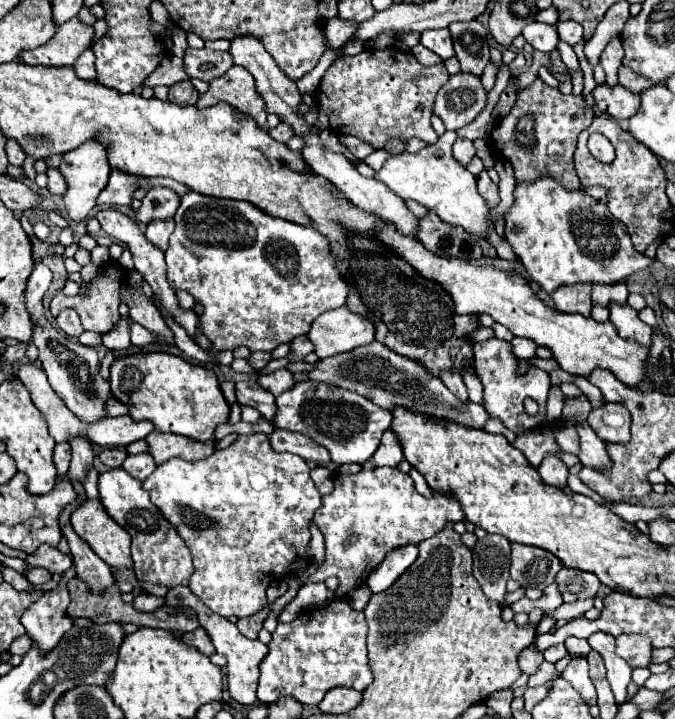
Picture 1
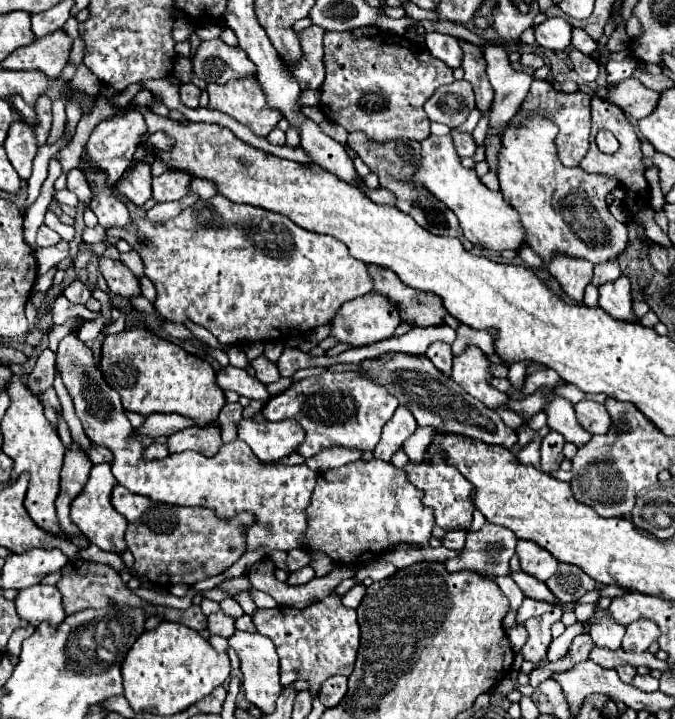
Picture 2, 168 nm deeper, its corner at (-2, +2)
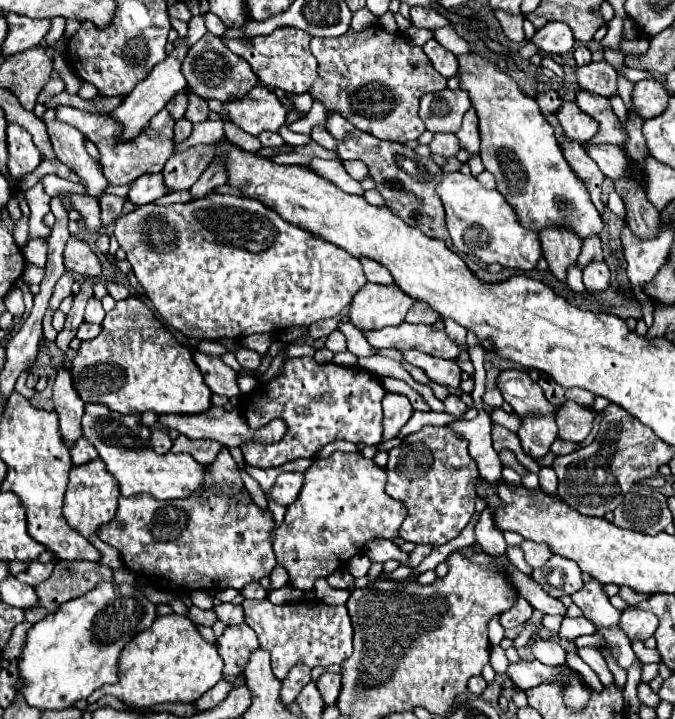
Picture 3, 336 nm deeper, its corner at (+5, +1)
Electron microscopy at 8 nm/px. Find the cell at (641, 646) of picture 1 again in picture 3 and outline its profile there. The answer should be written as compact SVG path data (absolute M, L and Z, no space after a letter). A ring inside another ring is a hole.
M627 608L621 612L619 626L627 632L629 640L647 640L657 630L657 616L643 608Z

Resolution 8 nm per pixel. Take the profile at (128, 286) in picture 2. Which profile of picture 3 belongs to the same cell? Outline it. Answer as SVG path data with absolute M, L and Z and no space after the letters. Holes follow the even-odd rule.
M73 236L65 244L63 264L67 270L77 272L77 274L95 276L95 278L101 276L101 264L99 264L97 256L93 254L93 250L89 248L89 244L85 240L79 240Z

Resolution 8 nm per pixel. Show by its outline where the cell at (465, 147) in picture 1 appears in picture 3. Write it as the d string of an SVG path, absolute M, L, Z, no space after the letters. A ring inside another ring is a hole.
M435 134L433 140L429 142L429 150L431 154L439 154L439 156L455 156L459 152L457 146L457 136L455 134Z

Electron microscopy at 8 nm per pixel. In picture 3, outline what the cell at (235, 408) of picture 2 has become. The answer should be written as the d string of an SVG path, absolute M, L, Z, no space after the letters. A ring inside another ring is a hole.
M221 448L217 458L207 466L209 474L195 496L183 500L161 502L153 496L131 496L119 498L119 508L115 520L99 526L99 538L117 548L123 564L133 572L143 572L151 578L163 578L173 592L181 590L223 590L235 588L241 590L245 584L253 580L261 580L269 576L275 568L277 560L273 554L271 530L275 526L273 514L269 510L261 510L257 504L241 504L239 494L245 490L245 484L239 474L237 462L231 458L227 448Z

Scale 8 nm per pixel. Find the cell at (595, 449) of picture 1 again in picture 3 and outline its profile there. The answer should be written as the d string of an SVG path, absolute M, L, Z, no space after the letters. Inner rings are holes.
M501 370L497 380L497 388L503 394L503 400L509 402L515 410L515 414L555 414L557 408L549 404L541 392L541 388L531 382L529 374L525 370Z

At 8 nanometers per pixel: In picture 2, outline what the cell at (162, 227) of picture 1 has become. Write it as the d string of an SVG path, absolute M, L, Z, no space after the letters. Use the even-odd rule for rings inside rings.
M188 193L186 197L182 197L180 201L176 201L176 203L156 203L148 213L146 213L146 217L148 217L148 221L156 221L156 223L166 223L170 217L176 217L182 209L186 209L186 207L190 207L194 201L198 201L198 195L194 195L194 193Z

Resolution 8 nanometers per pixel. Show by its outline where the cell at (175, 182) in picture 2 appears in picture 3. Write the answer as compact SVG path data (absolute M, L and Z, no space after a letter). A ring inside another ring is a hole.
M197 144L183 152L175 152L163 170L165 184L173 192L189 190L197 182L197 178L205 172L205 168L211 164L213 158L215 158L213 144Z

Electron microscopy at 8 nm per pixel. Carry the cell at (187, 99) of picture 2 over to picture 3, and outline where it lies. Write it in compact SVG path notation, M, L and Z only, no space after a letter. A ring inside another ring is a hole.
M189 92L189 106L187 106L185 118L187 118L191 124L205 122L205 120L209 118L209 108L207 108L207 102L205 102L203 98L197 98L195 94L191 94L191 92Z

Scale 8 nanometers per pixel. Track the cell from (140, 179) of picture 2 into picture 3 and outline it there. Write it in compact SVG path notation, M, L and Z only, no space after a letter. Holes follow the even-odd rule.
M143 174L141 178L137 178L137 182L131 184L129 200L133 204L149 204L165 194L169 194L169 188L165 186L161 174Z

